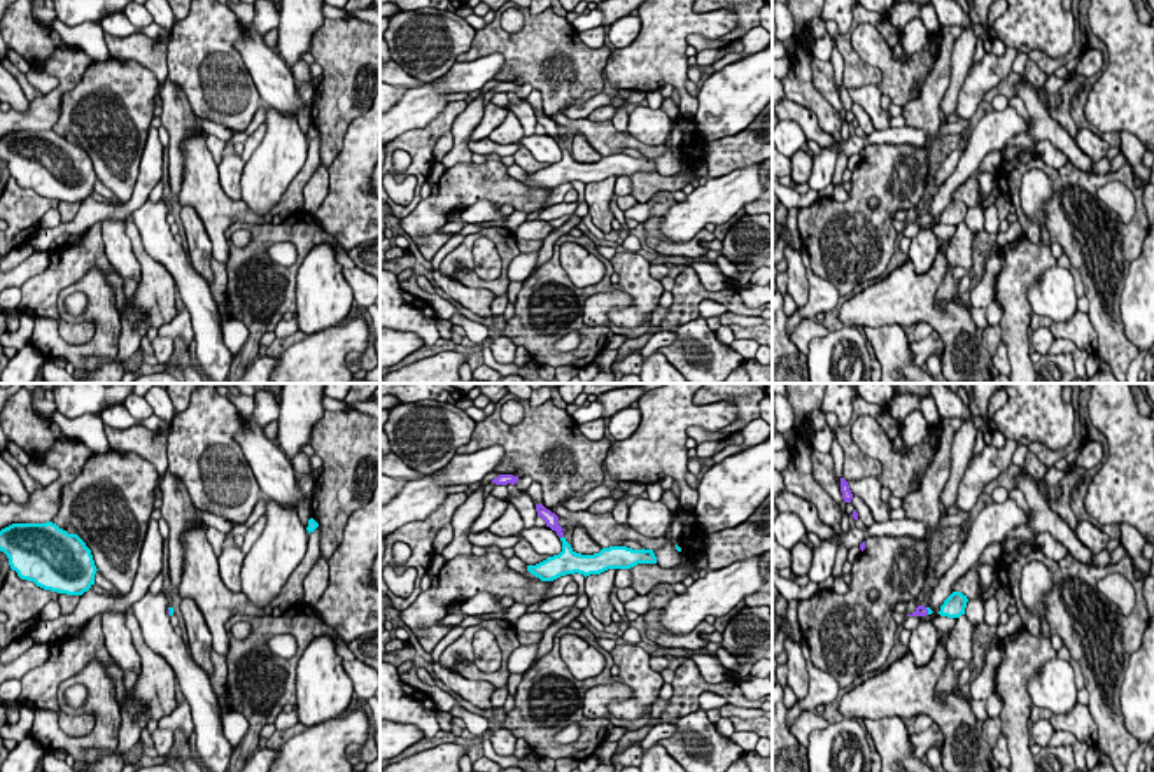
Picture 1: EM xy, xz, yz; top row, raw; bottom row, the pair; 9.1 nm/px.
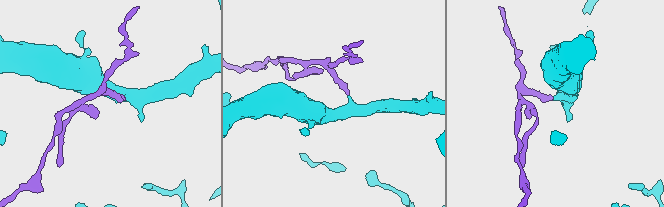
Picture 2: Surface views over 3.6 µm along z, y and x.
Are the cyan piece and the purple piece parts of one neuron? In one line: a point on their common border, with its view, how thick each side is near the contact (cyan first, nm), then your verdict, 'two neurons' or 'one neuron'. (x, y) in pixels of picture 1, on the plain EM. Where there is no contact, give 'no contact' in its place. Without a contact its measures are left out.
yz (928, 219) | 50/100 nm | one neuron

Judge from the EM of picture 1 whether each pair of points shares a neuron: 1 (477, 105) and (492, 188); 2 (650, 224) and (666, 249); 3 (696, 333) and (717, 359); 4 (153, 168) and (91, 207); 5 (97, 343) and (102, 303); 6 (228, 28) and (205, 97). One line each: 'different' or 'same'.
1: different
2: same
3: same
4: same
5: same
6: same

